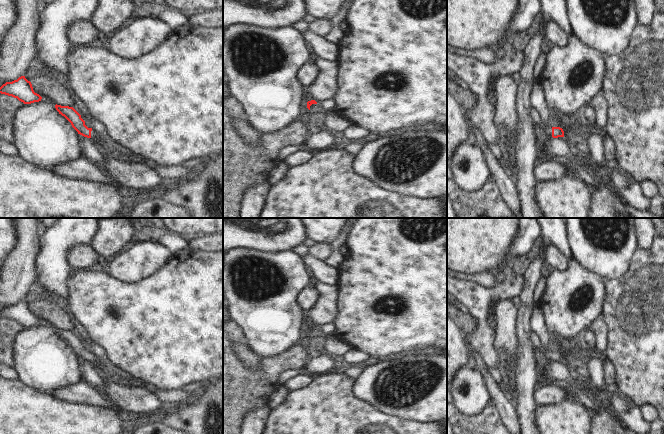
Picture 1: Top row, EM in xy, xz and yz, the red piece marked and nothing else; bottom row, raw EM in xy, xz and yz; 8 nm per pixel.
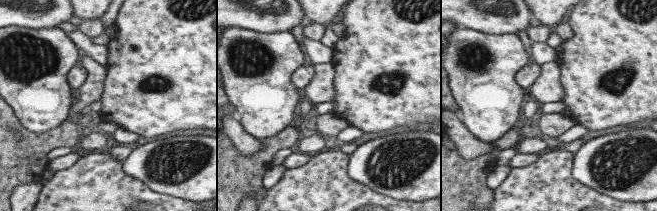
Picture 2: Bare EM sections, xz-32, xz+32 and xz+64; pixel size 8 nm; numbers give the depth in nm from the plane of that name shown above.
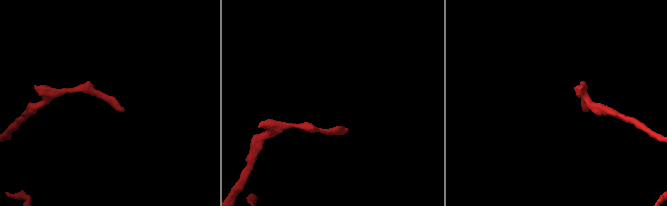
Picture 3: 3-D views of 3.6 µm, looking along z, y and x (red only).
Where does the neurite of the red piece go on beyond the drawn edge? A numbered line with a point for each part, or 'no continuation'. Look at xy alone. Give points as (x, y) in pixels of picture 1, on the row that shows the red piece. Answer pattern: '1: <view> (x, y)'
1: xy (133, 158).

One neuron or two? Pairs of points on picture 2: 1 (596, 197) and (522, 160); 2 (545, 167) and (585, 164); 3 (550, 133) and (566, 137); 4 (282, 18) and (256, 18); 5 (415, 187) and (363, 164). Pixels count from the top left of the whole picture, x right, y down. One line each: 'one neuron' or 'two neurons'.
1: two neurons
2: two neurons
3: two neurons
4: one neuron
5: one neuron

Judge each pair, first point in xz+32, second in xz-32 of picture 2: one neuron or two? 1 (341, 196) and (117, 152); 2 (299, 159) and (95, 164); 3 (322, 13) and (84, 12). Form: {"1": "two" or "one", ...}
{"1": "two", "2": "two", "3": "one"}

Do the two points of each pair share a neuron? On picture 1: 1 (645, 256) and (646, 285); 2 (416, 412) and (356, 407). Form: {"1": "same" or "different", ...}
{"1": "same", "2": "different"}

